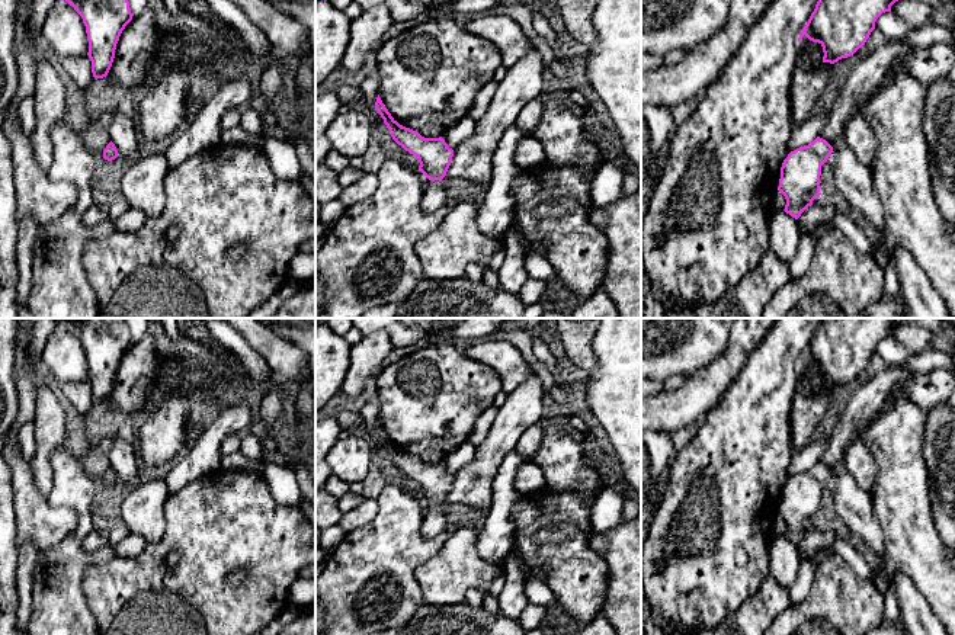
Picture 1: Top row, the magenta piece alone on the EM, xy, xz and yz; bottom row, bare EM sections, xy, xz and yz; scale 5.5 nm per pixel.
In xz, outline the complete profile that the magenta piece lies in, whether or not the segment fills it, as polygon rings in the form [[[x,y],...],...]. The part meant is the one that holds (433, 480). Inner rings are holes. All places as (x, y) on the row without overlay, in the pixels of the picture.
[[[379,420],[375,427],[375,434],[384,445],[392,465],[419,484],[419,496],[429,504],[429,510],[423,517],[423,536],[435,538],[446,530],[446,519],[442,511],[442,504],[446,501],[451,491],[454,475],[448,472],[442,462],[424,464],[417,456],[400,450],[391,442]]]

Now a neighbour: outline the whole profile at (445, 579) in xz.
[[[471,525],[458,527],[440,551],[420,564],[414,577],[429,606],[454,606],[465,602],[470,589],[487,591],[504,562],[490,562],[478,554],[478,530]]]

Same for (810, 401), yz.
[[[804,360],[797,372],[789,414],[791,439],[797,448],[813,442],[817,426],[830,408],[833,389],[824,388],[823,382],[821,369],[813,368]]]

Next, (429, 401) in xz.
[[[448,343],[401,357],[382,368],[374,381],[382,429],[394,446],[424,464],[439,464],[465,443],[480,414],[494,404],[501,391],[501,381],[494,369]]]

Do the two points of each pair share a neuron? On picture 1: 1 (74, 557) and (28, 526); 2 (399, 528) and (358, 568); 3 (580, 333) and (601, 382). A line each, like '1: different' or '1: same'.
1: different
2: same
3: different

